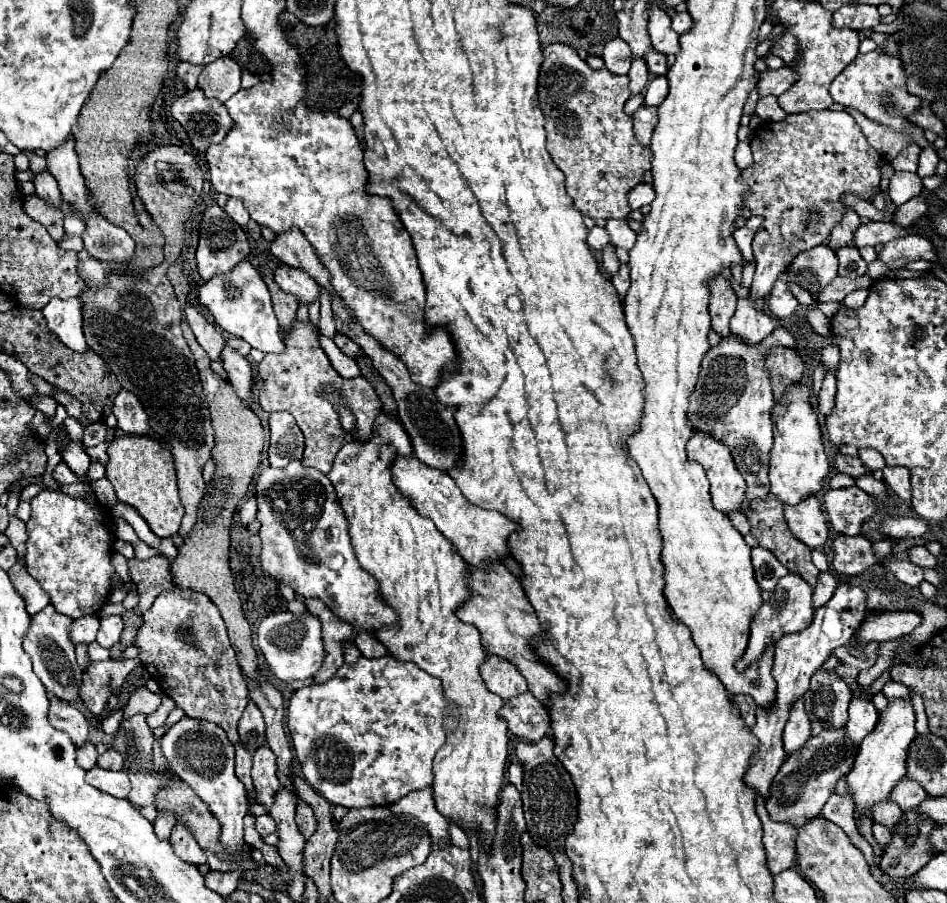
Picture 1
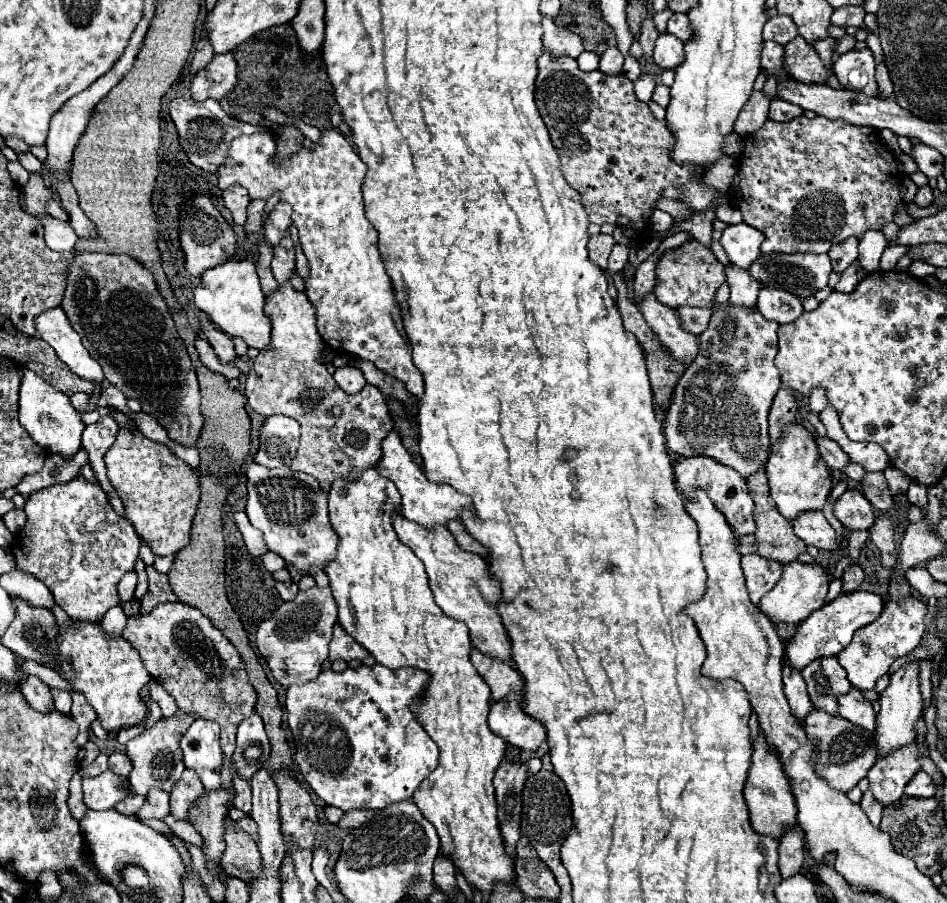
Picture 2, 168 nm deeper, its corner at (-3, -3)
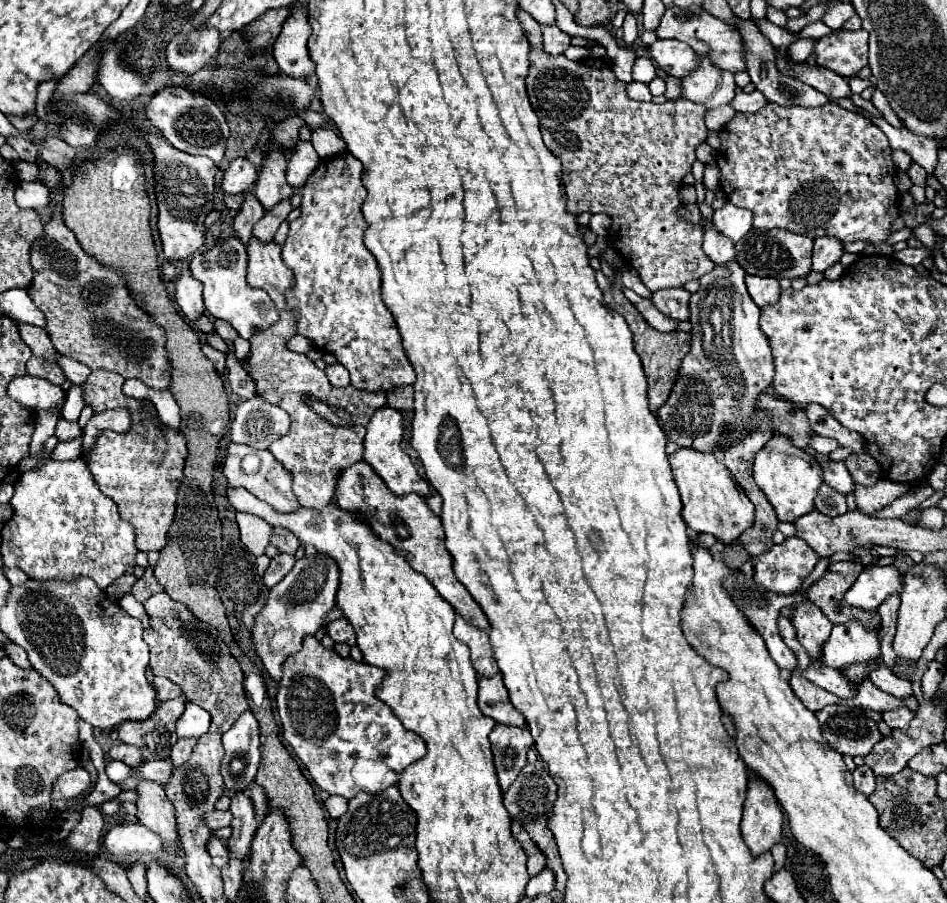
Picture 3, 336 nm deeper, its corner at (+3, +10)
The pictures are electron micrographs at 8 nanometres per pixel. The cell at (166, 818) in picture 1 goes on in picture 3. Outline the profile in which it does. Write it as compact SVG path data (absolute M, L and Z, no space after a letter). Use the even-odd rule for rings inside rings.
M159 759L159 761L147 761L143 763L141 767L137 767L139 775L145 777L145 779L151 779L151 781L157 781L157 783L165 783L173 771L173 763L171 759Z

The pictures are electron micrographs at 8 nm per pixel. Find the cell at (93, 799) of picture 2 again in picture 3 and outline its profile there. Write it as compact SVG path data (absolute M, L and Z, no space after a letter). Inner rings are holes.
M77 767L55 779L51 799L71 799L81 793L87 793L89 787L91 787L91 775L83 767Z

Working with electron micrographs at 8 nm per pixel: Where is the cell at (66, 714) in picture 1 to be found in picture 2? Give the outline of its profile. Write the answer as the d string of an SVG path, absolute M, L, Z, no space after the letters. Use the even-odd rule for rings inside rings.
M29 676L29 678L23 682L21 692L23 692L25 700L31 704L33 710L37 710L37 712L41 712L41 714L55 712L55 702L53 702L51 688L49 688L47 684L43 684L39 678Z

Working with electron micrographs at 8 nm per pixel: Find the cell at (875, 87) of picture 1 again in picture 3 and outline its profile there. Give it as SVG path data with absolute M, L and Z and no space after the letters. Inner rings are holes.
M833 31L815 43L817 65L835 71L841 77L855 77L867 65L867 31Z

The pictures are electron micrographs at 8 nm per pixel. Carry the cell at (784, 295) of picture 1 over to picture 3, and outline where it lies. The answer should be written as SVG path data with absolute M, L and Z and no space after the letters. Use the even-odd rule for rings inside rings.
M747 275L745 277L745 285L747 285L747 291L751 295L751 299L759 305L759 307L765 307L769 303L775 303L779 299L779 281L777 279L769 279L769 277L751 277Z

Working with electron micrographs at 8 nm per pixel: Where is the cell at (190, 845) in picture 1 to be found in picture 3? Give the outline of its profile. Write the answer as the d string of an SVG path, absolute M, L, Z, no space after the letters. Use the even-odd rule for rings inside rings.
M179 739L175 745L173 745L173 751L171 751L171 759L173 759L173 765L179 767L181 763L185 763L189 759L189 753L191 749L195 747L197 739Z

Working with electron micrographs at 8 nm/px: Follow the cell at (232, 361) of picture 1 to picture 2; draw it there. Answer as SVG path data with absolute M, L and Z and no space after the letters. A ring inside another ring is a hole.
M201 314L199 320L201 320L201 330L203 330L205 338L209 340L209 344L213 346L213 350L217 352L219 360L221 360L223 364L235 364L237 354L235 354L235 348L233 348L233 340L231 340L225 332L217 330L217 328L209 322L209 318L207 318L205 314Z

